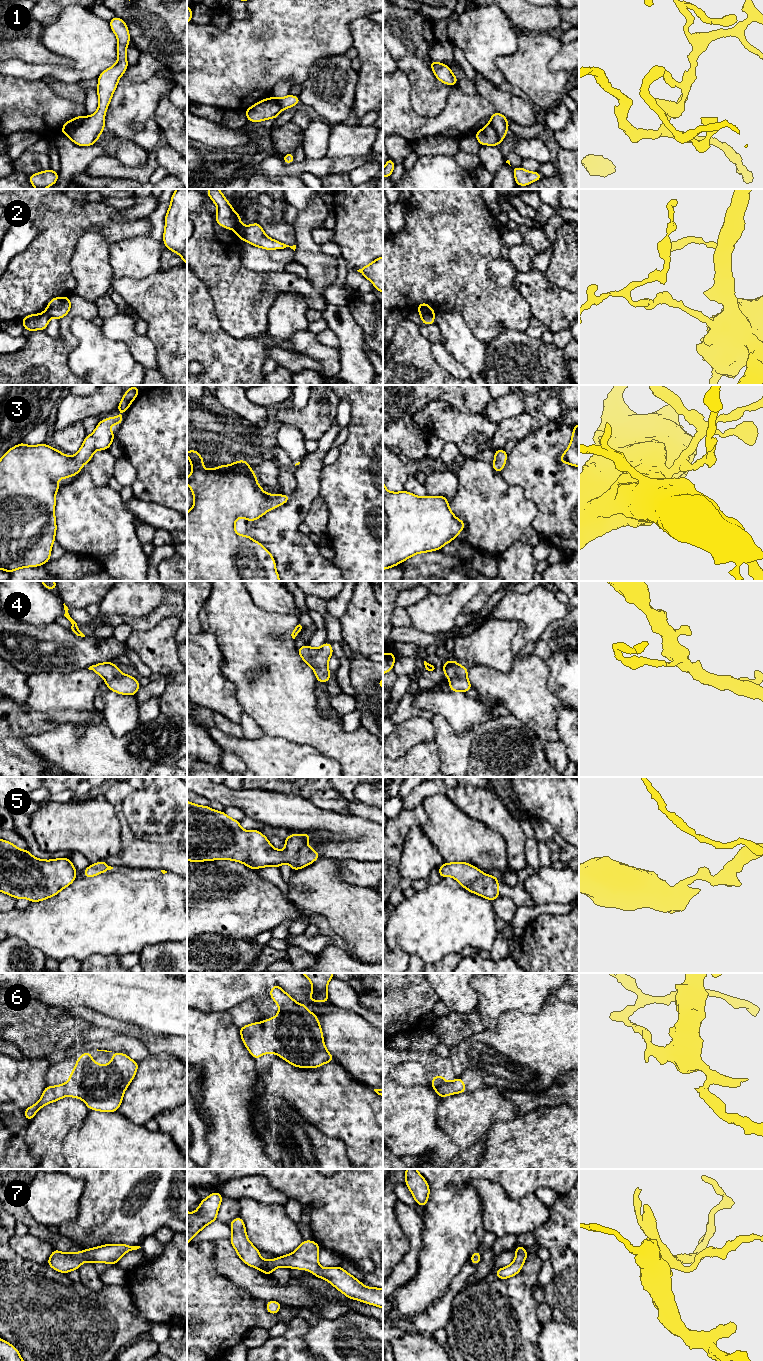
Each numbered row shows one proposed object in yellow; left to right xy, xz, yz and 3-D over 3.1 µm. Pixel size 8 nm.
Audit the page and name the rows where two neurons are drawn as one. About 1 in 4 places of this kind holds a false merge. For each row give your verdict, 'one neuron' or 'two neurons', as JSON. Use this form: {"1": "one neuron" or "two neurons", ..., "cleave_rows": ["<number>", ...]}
{"1": "two neurons", "2": "two neurons", "3": "one neuron", "4": "one neuron", "5": "one neuron", "6": "one neuron", "7": "one neuron", "cleave_rows": ["1", "2"]}

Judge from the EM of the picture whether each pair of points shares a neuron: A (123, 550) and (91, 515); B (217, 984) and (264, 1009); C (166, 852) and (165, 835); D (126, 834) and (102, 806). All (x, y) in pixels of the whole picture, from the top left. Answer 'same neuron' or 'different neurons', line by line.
A: same neuron
B: same neuron
C: different neurons
D: different neurons

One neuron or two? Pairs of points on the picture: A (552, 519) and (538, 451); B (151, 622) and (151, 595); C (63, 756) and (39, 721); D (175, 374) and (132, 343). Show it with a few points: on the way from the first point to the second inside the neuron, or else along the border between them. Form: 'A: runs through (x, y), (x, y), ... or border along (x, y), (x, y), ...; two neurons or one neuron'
A: runs through (552, 502), (552, 487), (544, 479), (540, 468); one neuron
B: border along (166, 593), (154, 610), (128, 616); two neurons
C: border along (69, 723), (63, 723), (48, 731), (24, 738); two neurons
D: border along (148, 338), (155, 349), (157, 368); two neurons

